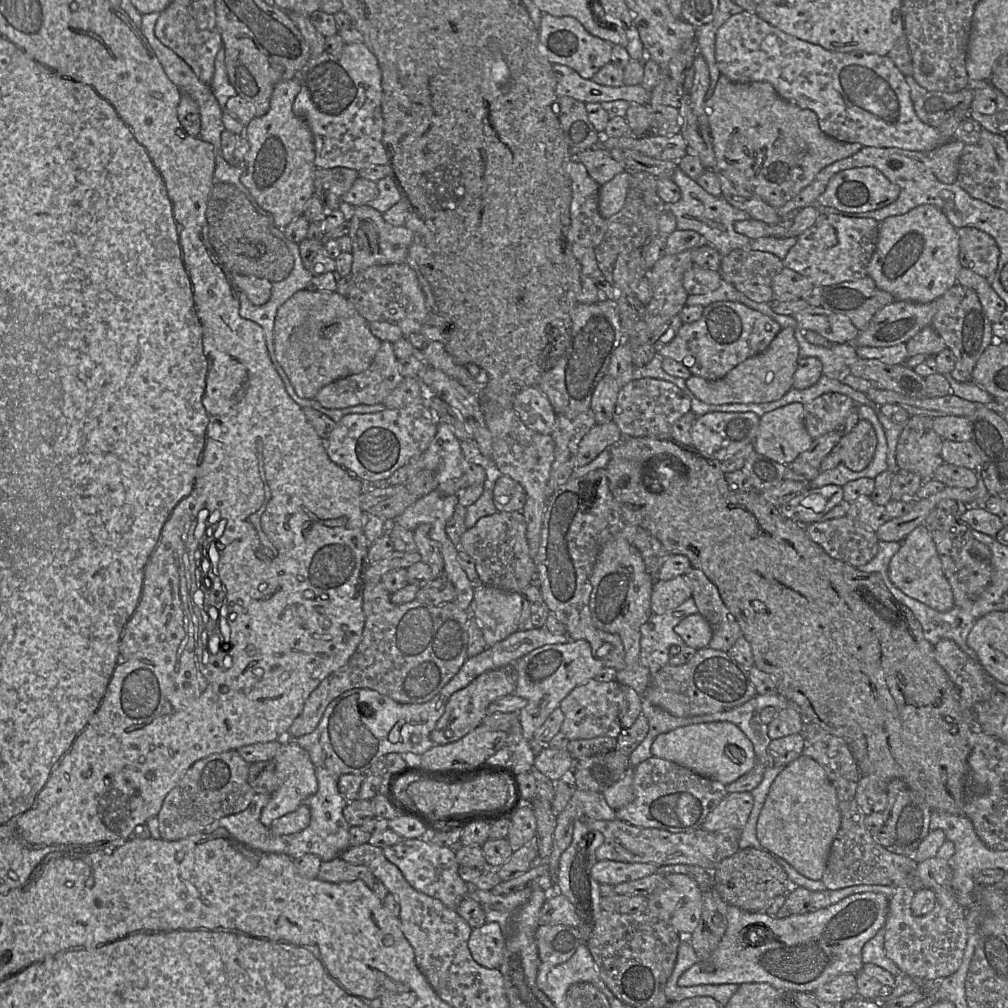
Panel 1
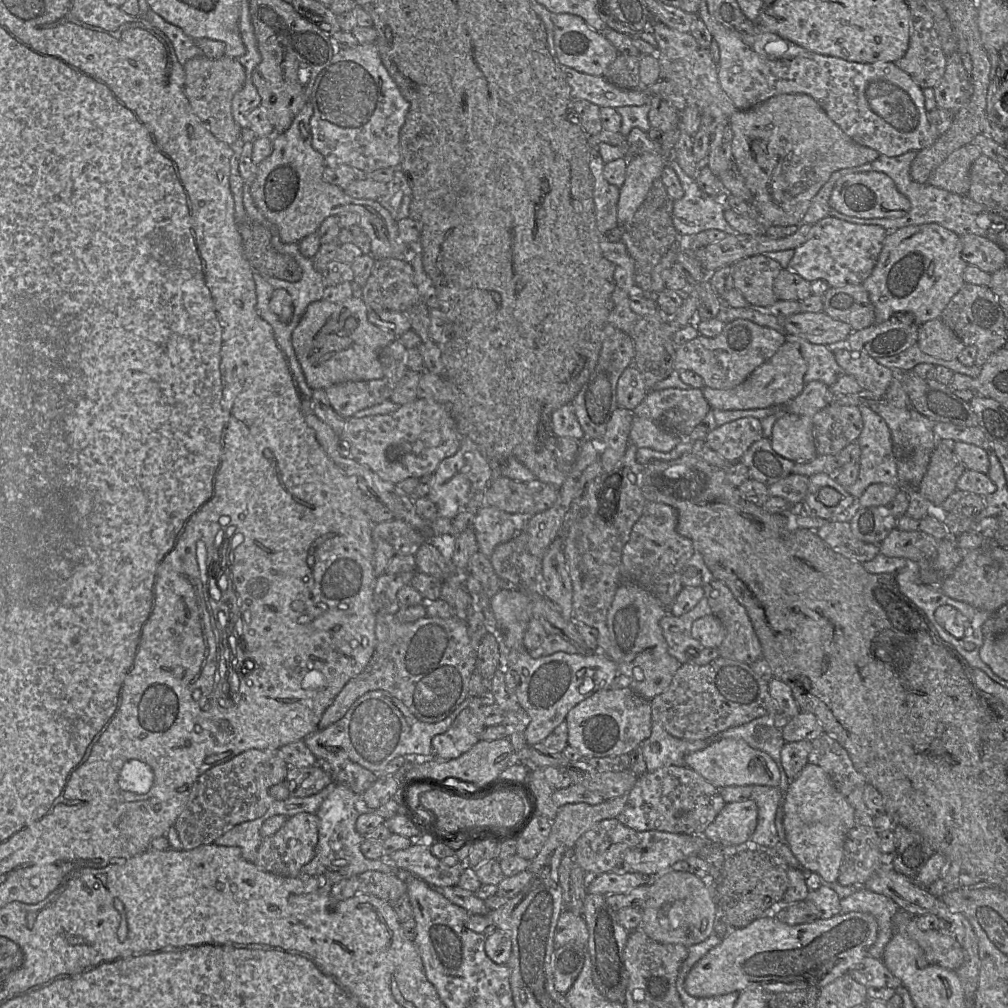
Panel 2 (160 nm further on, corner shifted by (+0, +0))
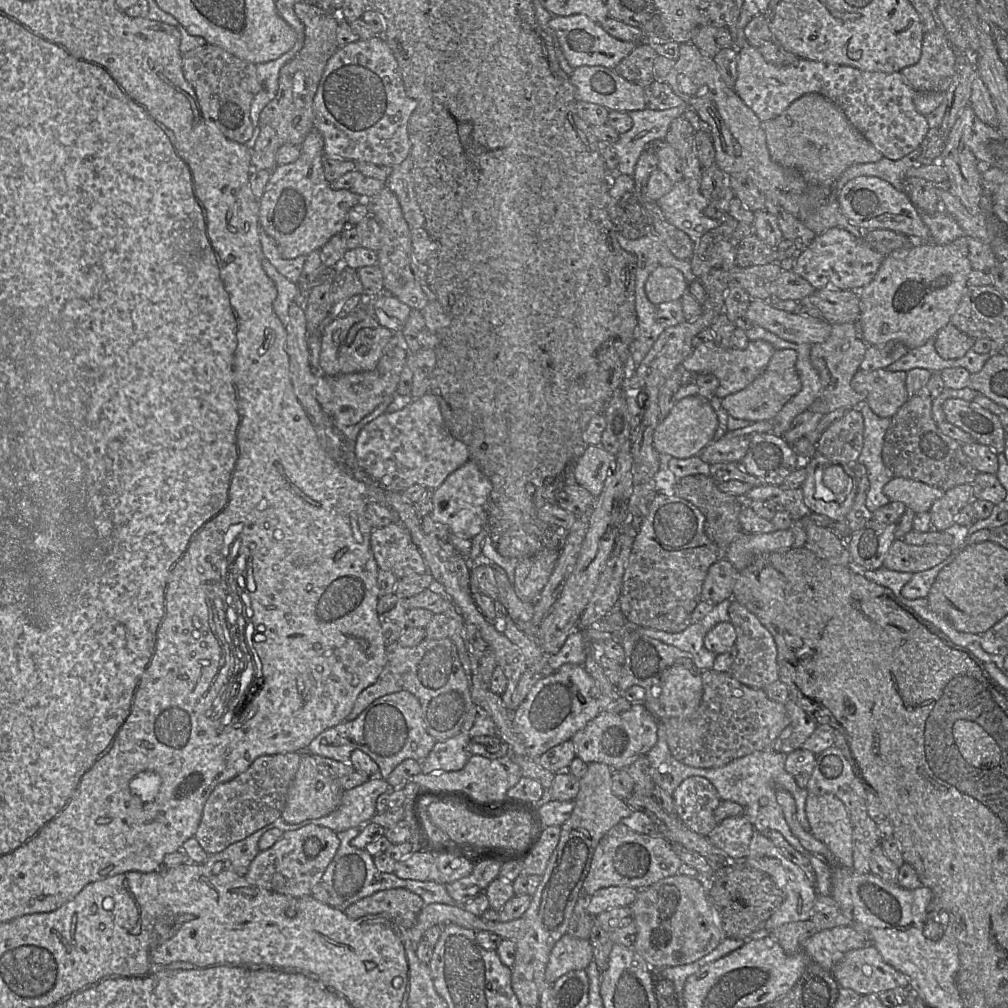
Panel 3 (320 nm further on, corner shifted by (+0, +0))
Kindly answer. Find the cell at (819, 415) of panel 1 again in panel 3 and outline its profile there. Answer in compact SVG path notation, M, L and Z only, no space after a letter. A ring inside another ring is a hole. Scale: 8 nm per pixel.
M850 409L820 435L817 454L834 462L851 464L858 461L863 443L863 415L858 409Z

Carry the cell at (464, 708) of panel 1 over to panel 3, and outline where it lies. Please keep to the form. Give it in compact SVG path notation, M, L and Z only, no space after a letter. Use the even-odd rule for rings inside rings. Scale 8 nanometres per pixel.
M460 732L445 741L436 742L429 755L421 762L422 773L461 770L472 755L469 749L471 738Z

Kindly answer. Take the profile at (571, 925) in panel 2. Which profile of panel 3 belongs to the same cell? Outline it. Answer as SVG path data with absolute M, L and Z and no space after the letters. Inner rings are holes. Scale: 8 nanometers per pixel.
M566 933L554 945L546 967L545 978L552 985L562 975L573 970L585 970L594 960L590 940Z

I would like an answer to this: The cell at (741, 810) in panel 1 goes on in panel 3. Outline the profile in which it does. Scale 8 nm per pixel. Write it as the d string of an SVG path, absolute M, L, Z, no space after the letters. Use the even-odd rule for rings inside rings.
M745 815L722 820L707 835L709 841L723 851L729 860L746 860L755 829Z

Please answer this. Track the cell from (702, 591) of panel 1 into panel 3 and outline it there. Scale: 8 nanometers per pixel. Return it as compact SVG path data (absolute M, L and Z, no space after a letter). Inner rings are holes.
M733 598L728 607L728 614L729 622L732 623L736 632L734 645L736 656L730 667L730 673L740 683L764 690L766 686L779 680L775 640L757 616Z

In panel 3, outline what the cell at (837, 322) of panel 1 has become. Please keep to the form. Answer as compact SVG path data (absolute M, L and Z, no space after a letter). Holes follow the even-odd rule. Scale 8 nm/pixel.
M762 299L751 300L747 317L753 325L760 326L781 339L797 344L813 345L824 342L832 330L832 324L825 319L778 310Z

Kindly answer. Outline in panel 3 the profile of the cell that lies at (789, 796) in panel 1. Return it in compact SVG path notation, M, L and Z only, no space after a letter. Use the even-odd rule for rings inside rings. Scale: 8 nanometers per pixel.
M814 795L806 799L809 831L830 850L834 863L851 869L853 865L853 829L844 803L837 797Z

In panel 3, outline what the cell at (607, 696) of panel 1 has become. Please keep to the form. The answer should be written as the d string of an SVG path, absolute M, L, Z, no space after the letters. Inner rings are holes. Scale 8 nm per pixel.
M632 704L630 710L623 713L611 713L601 710L586 726L572 738L576 756L586 763L600 762L612 769L622 769L634 758L646 755L656 744L658 719L642 704Z

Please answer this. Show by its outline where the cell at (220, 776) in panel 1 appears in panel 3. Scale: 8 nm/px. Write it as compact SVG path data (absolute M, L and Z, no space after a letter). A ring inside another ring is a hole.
M298 752L260 756L245 772L217 785L204 805L194 835L202 849L208 855L219 853L280 818L300 759Z

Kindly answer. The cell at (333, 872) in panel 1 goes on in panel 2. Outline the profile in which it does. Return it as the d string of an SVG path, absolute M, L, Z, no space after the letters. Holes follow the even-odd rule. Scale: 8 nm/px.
M367 871L335 883L331 896L345 900L357 894L370 894L392 905L407 895L407 887L401 876L380 871Z

